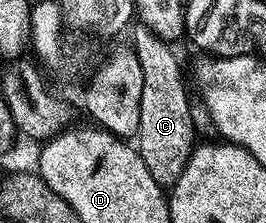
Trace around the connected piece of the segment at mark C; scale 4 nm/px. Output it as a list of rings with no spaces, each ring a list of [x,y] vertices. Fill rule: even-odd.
[[[141,23],[135,24],[129,33],[129,44],[136,59],[140,59],[140,67],[144,71],[144,92],[140,94],[140,127],[136,134],[136,148],[152,179],[156,179],[160,186],[173,187],[180,175],[184,175],[184,167],[196,144],[192,115],[188,115],[191,94],[186,93],[182,65],[174,54],[175,46],[171,42],[157,37],[147,25]]]

